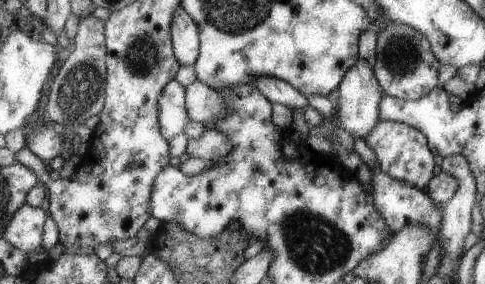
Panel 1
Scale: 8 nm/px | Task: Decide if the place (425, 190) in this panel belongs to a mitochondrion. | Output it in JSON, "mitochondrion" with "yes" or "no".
{"mitochondrion":"no"}

